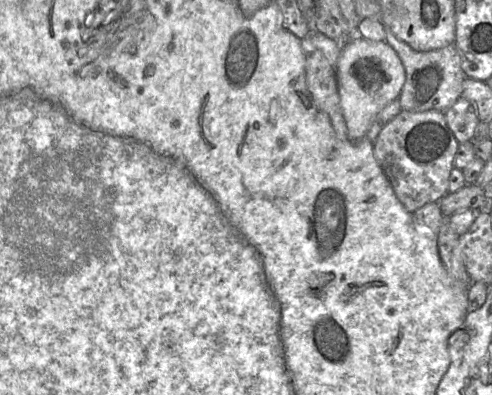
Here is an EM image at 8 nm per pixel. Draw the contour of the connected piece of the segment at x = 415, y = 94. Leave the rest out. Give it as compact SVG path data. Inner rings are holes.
M384 27L384 30L385 42L394 49L405 68L406 79L398 97L402 110L445 111L461 98L462 85L468 77L461 67L461 58L454 44L426 52L416 51L396 37L388 27Z

